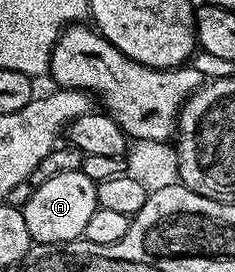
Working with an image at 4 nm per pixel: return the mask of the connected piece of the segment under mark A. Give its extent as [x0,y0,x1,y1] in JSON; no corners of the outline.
[22,169,96,244]

